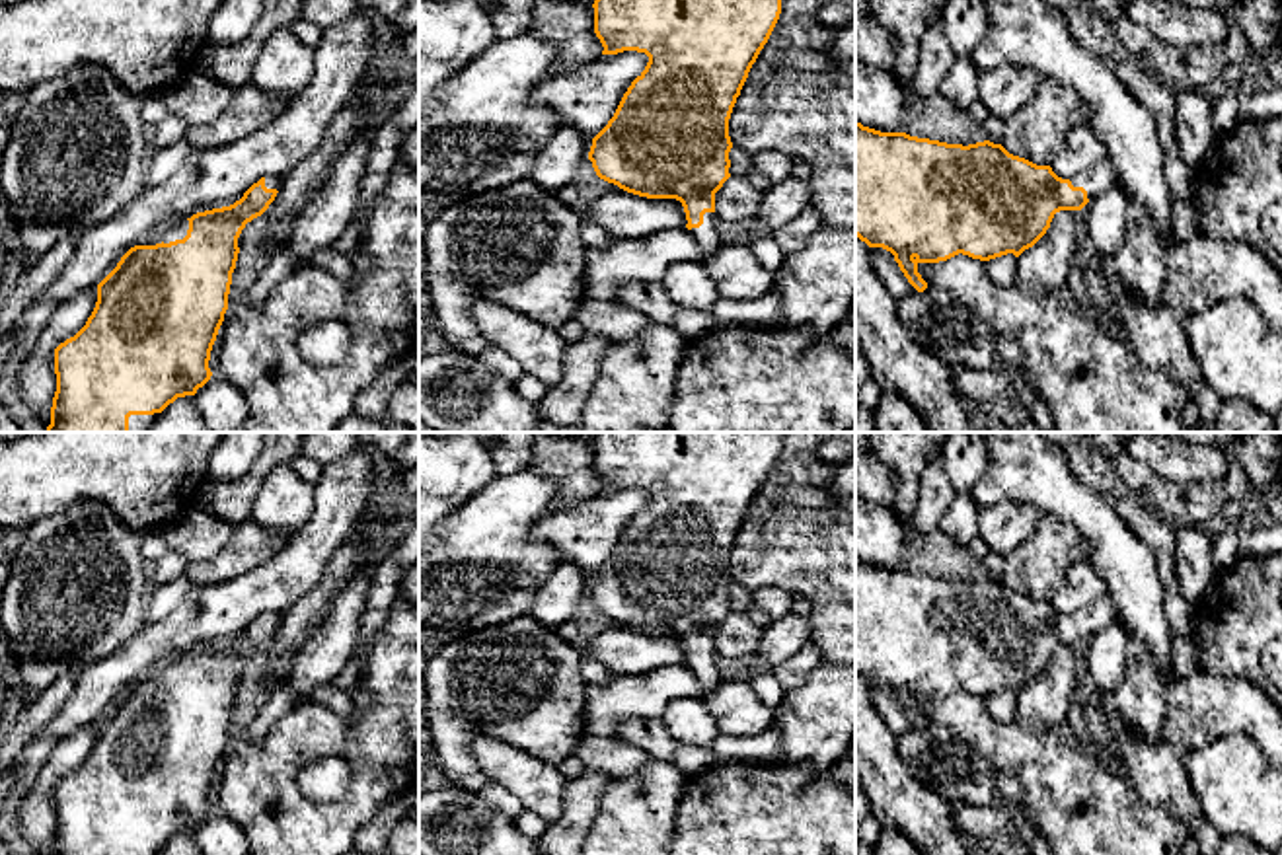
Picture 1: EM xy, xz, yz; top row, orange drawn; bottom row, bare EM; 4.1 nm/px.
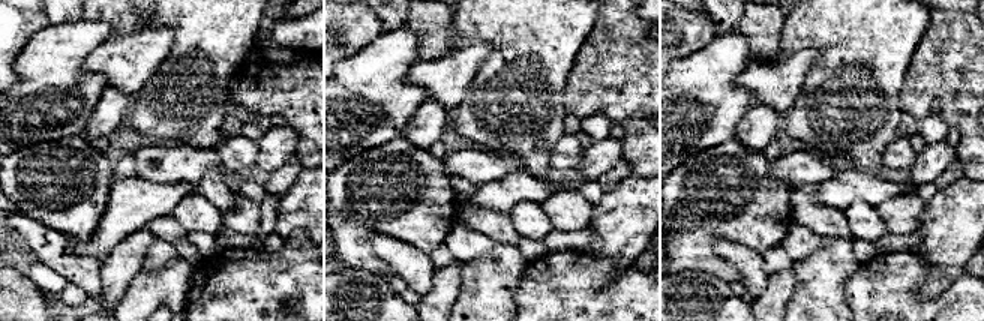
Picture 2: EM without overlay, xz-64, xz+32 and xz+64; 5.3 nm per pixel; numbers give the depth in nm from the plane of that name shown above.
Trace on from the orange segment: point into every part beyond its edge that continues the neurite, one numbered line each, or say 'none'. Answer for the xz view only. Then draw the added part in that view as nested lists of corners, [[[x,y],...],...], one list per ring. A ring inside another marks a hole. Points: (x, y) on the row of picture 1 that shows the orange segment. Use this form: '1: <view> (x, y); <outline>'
1: xz (708, 238); [[[705,212],[703,224],[690,230],[690,234],[698,240],[699,247],[707,253],[707,257],[715,255],[723,247],[721,236],[715,230],[715,222],[715,212]]]

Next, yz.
1: yz (1101, 176); [[[1105,158],[1093,169],[1089,169],[1083,175],[1072,177],[1070,181],[1072,181],[1074,187],[1083,187],[1087,191],[1087,199],[1091,201],[1101,191],[1118,183],[1118,171],[1112,167],[1111,160]]]

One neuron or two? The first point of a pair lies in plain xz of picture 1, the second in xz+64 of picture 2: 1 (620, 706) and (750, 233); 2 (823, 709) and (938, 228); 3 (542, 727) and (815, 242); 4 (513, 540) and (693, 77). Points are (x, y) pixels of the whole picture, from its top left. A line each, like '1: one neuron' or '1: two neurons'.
1: two neurons
2: one neuron
3: two neurons
4: one neuron

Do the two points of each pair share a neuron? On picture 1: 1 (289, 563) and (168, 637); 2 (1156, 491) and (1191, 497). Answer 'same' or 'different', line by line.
1: same
2: same

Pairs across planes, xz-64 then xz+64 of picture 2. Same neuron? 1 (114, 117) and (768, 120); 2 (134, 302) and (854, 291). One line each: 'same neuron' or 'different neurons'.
1: same neuron
2: different neurons

